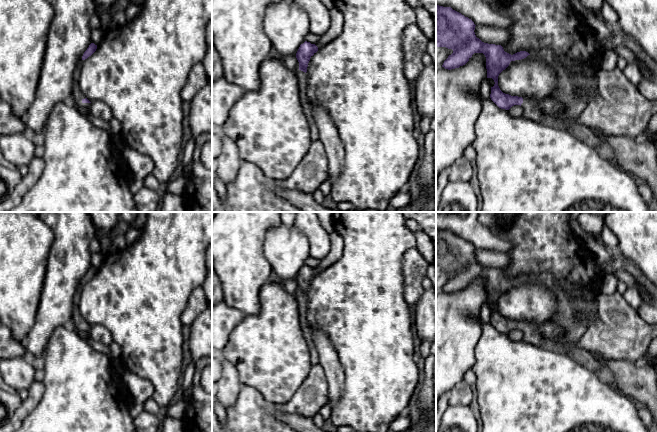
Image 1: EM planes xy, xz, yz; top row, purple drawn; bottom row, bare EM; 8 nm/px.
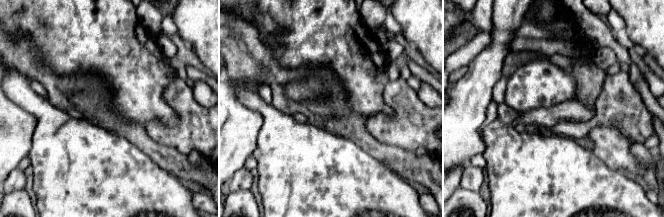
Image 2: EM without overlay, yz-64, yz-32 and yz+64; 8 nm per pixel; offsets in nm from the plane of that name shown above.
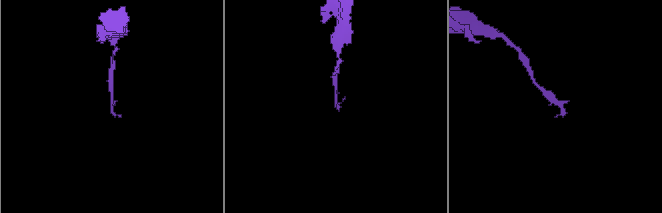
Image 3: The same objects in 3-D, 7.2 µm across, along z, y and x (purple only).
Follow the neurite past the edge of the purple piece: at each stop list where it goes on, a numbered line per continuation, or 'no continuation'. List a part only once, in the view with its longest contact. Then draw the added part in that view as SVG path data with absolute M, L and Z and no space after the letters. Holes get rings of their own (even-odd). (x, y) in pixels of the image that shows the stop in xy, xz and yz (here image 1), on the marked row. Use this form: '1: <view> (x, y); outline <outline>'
1: xy (77, 97); outline M76 91L74 96L73 96L73 100L81 107L83 108L89 108L91 103L83 103L82 100L85 99L86 97L81 94L80 92Z

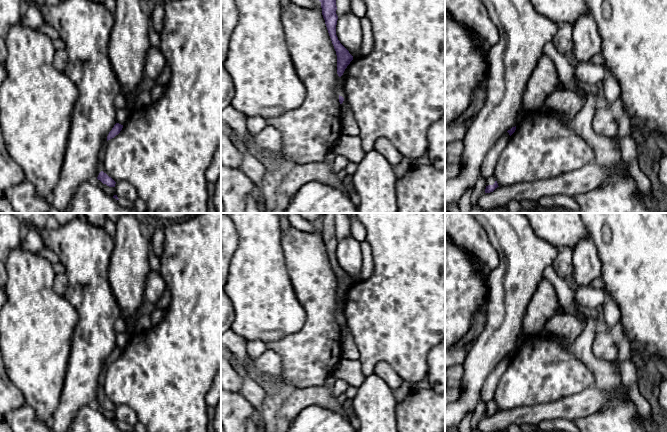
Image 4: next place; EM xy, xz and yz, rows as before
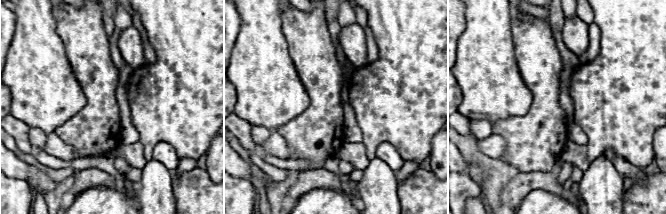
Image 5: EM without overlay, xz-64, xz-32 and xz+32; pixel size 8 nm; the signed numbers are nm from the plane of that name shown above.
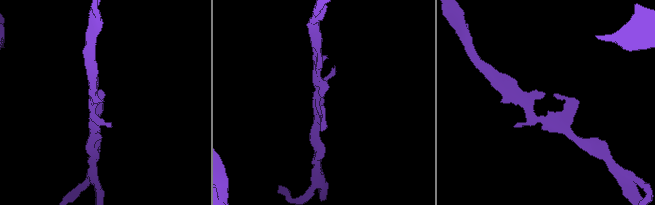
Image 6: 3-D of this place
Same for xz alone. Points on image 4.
no continuation

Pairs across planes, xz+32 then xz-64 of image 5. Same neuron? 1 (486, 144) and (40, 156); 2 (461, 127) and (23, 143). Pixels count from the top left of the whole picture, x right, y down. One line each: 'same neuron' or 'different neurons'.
1: different neurons
2: same neuron

